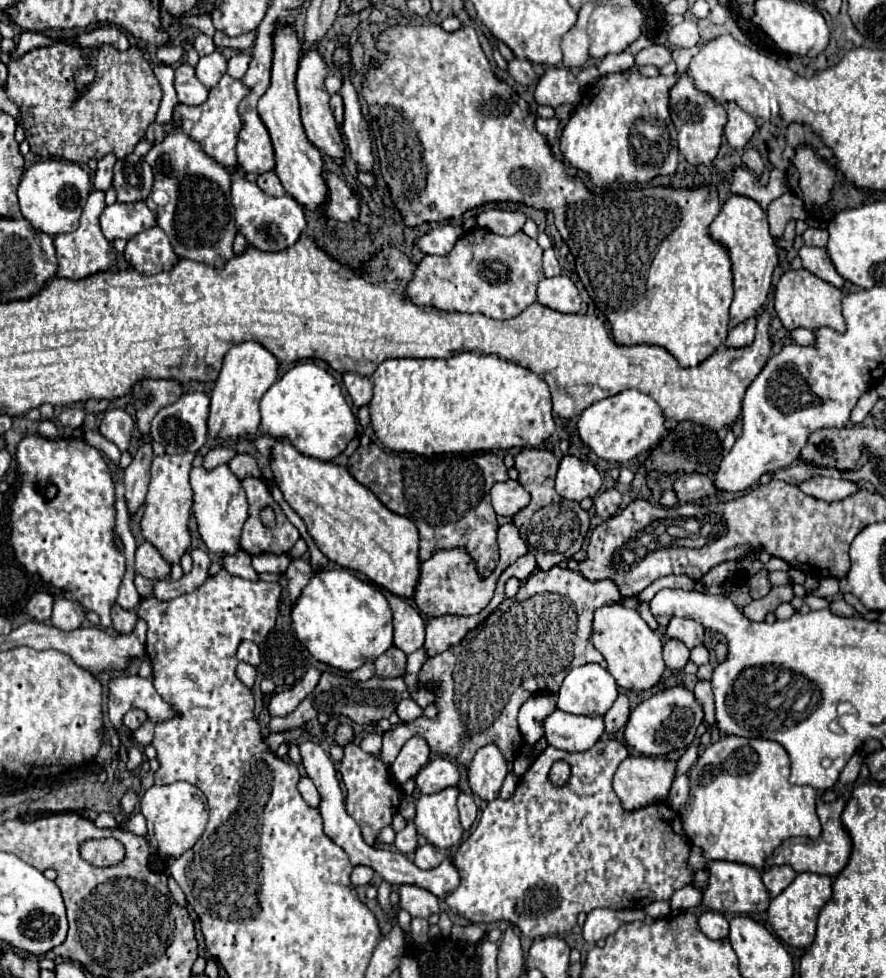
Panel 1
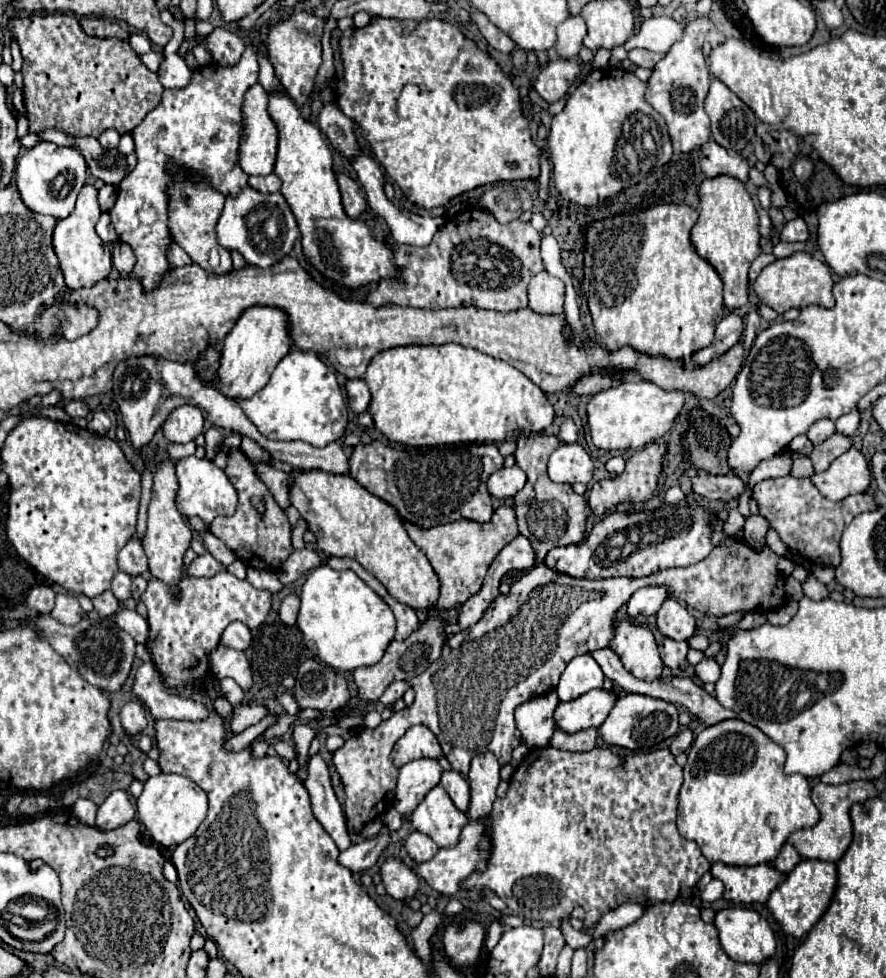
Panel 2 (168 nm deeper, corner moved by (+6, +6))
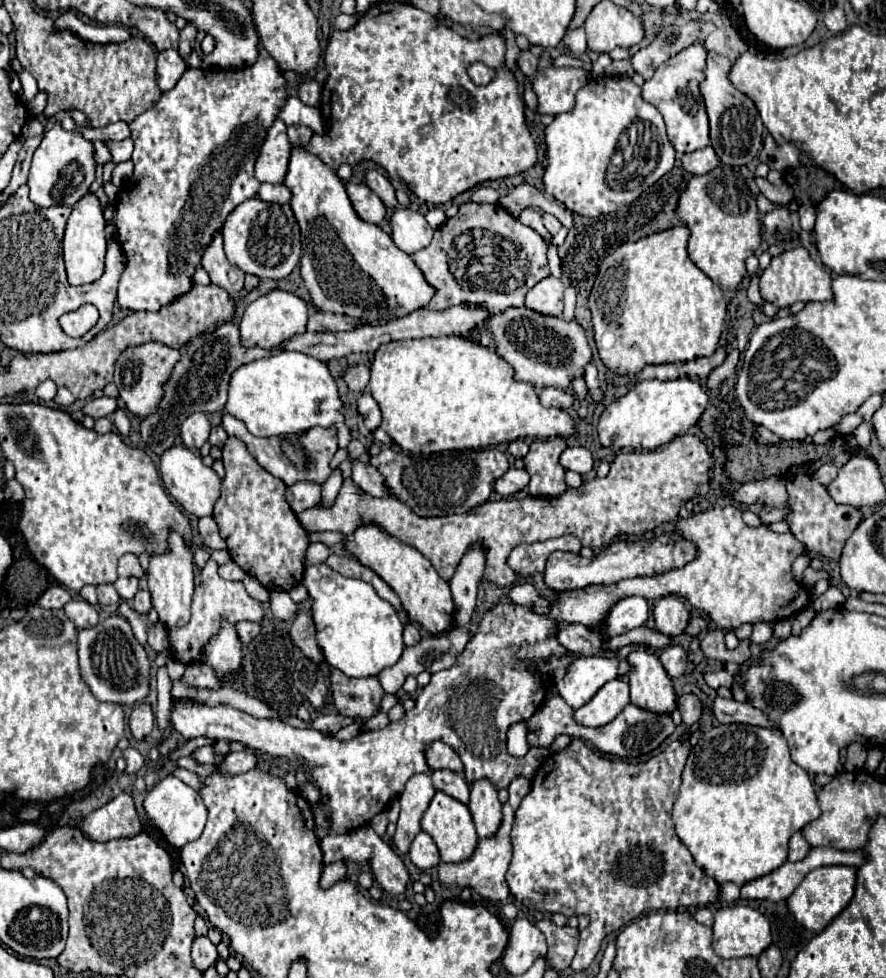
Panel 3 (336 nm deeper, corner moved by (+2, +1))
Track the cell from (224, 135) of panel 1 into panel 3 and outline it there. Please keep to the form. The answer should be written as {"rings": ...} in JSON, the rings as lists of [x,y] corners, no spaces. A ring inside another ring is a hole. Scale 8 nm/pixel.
{"rings":[[[263,52],[253,66],[243,70],[213,72],[187,68],[173,90],[163,92],[153,108],[145,110],[131,122],[135,172],[129,182],[131,186],[121,186],[117,198],[117,238],[127,254],[127,268],[119,280],[119,306],[127,310],[159,312],[163,306],[177,300],[177,296],[189,292],[193,286],[193,274],[201,266],[201,254],[211,244],[213,236],[223,228],[227,216],[235,210],[235,206],[257,196],[257,188],[261,186],[253,174],[257,152],[267,136],[267,128],[273,126],[285,100],[287,80],[283,70],[267,52]],[[175,222],[181,224],[177,224],[177,232],[173,232],[173,240],[169,240],[169,232]],[[171,244],[173,260],[181,260],[181,268],[171,266]]]}

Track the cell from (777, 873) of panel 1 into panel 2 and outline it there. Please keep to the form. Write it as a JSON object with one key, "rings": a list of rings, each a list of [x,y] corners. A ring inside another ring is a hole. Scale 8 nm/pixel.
{"rings":[[[785,843],[783,849],[779,851],[779,855],[771,861],[771,865],[773,865],[777,871],[781,871],[781,873],[789,873],[789,871],[793,871],[793,867],[795,867],[799,861],[801,861],[801,857],[799,857],[799,853],[795,851],[795,847],[789,845],[789,843]]]}

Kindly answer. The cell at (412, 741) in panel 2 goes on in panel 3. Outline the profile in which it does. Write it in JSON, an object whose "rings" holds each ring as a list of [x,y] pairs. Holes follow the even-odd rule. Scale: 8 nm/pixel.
{"rings":[[[433,742],[427,748],[427,764],[431,766],[431,770],[439,770],[439,768],[447,768],[453,772],[463,772],[463,764],[461,758],[457,756],[457,752],[443,744],[443,742]]]}

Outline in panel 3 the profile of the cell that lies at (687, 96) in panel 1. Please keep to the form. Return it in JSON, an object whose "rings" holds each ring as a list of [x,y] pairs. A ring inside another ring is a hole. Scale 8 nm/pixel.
{"rings":[[[693,44],[663,62],[653,74],[653,78],[643,84],[643,98],[661,112],[667,124],[669,142],[673,144],[677,154],[695,152],[709,144],[709,122],[699,92],[699,84],[701,80],[705,80],[705,54],[707,52],[703,44]]]}

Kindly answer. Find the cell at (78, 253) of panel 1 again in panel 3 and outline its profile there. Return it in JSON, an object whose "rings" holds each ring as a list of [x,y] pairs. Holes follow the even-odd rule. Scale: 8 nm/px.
{"rings":[[[89,192],[73,206],[73,212],[71,212],[71,216],[67,220],[67,228],[65,228],[65,238],[63,238],[63,256],[65,256],[65,268],[67,268],[67,278],[69,278],[71,286],[95,282],[103,274],[105,248],[107,248],[105,220],[103,220],[97,196]]]}

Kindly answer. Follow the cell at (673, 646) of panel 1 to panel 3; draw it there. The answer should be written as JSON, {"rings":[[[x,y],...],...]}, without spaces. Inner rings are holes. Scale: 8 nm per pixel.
{"rings":[[[673,644],[669,648],[665,648],[661,654],[659,654],[659,660],[665,668],[665,672],[671,676],[671,678],[679,678],[683,672],[685,672],[685,664],[687,664],[687,654],[681,646]]]}

